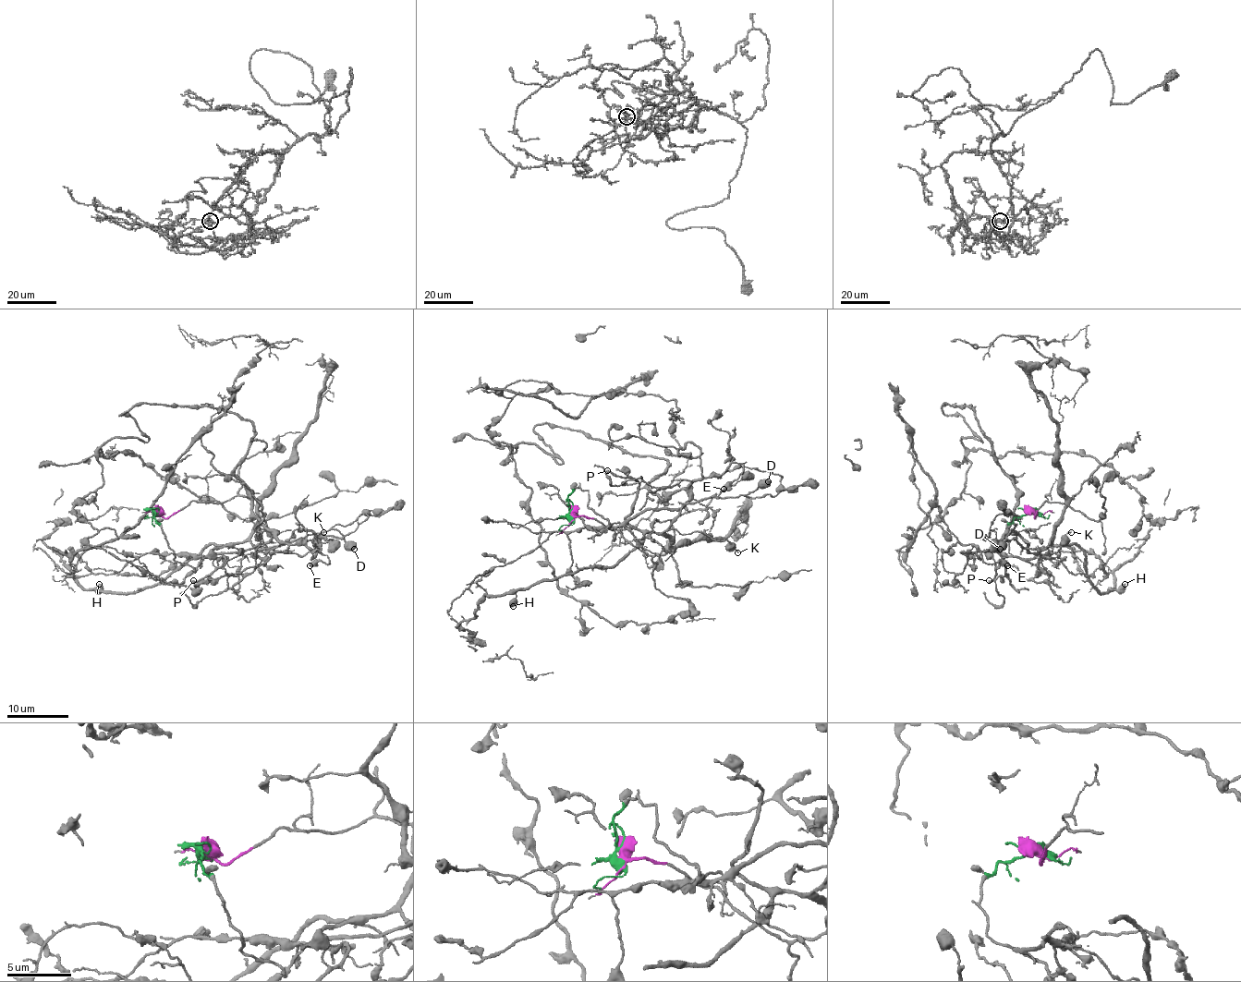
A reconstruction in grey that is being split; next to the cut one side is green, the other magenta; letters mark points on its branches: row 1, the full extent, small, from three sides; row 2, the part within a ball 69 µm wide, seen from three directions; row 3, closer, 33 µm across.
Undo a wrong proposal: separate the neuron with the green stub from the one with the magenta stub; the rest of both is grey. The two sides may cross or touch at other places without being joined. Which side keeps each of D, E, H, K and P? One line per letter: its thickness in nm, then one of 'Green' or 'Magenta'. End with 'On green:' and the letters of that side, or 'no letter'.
D: Thickness 700 nm. Magenta
E: Thickness 500 nm. Green
H: Thickness 500 nm. Magenta
K: Thickness 100 nm. Magenta
P: Thickness 240 nm. Magenta
On green: E

